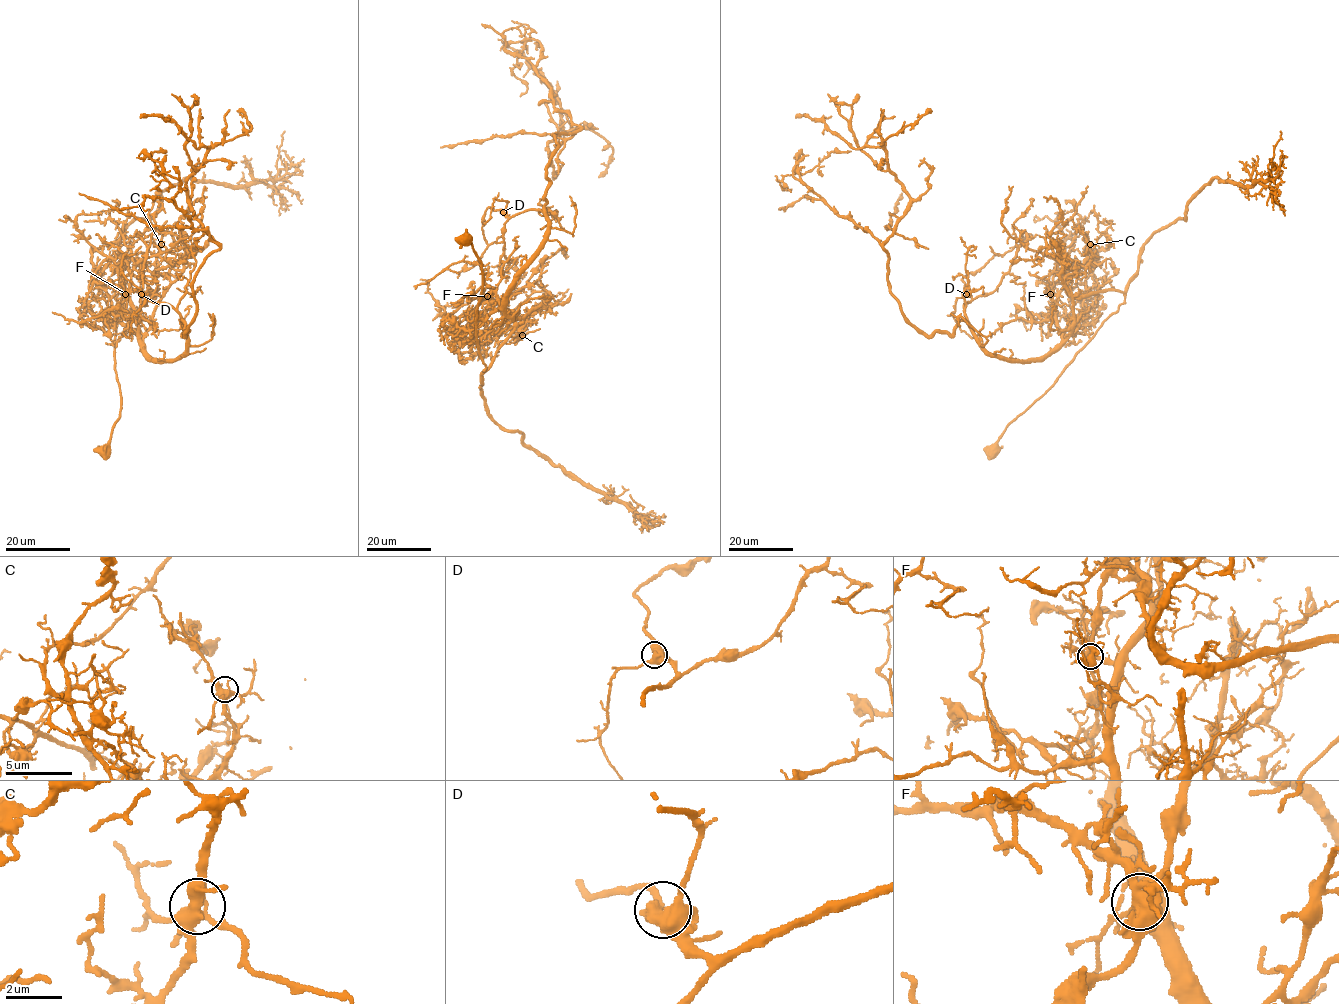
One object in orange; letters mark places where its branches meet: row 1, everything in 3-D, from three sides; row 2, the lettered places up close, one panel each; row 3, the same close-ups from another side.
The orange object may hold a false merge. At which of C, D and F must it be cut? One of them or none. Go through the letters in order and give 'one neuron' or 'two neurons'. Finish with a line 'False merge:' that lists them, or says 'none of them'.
C: one neuron
D: one neuron
F: two neurons
False merge: F

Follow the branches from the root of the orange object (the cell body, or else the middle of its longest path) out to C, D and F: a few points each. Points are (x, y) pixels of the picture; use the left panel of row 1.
C: (106, 452), (121, 405), (114, 336), (122, 296), (130, 290), (163, 294), (169, 279), (155, 263), (161, 244)
D: (106, 452), (121, 405), (122, 296), (161, 296), (144, 337), (153, 359), (186, 350), (179, 314), (141, 294)
F: (106, 452), (121, 405), (114, 336), (122, 296), (130, 290), (153, 296), (131, 274), (126, 293)

